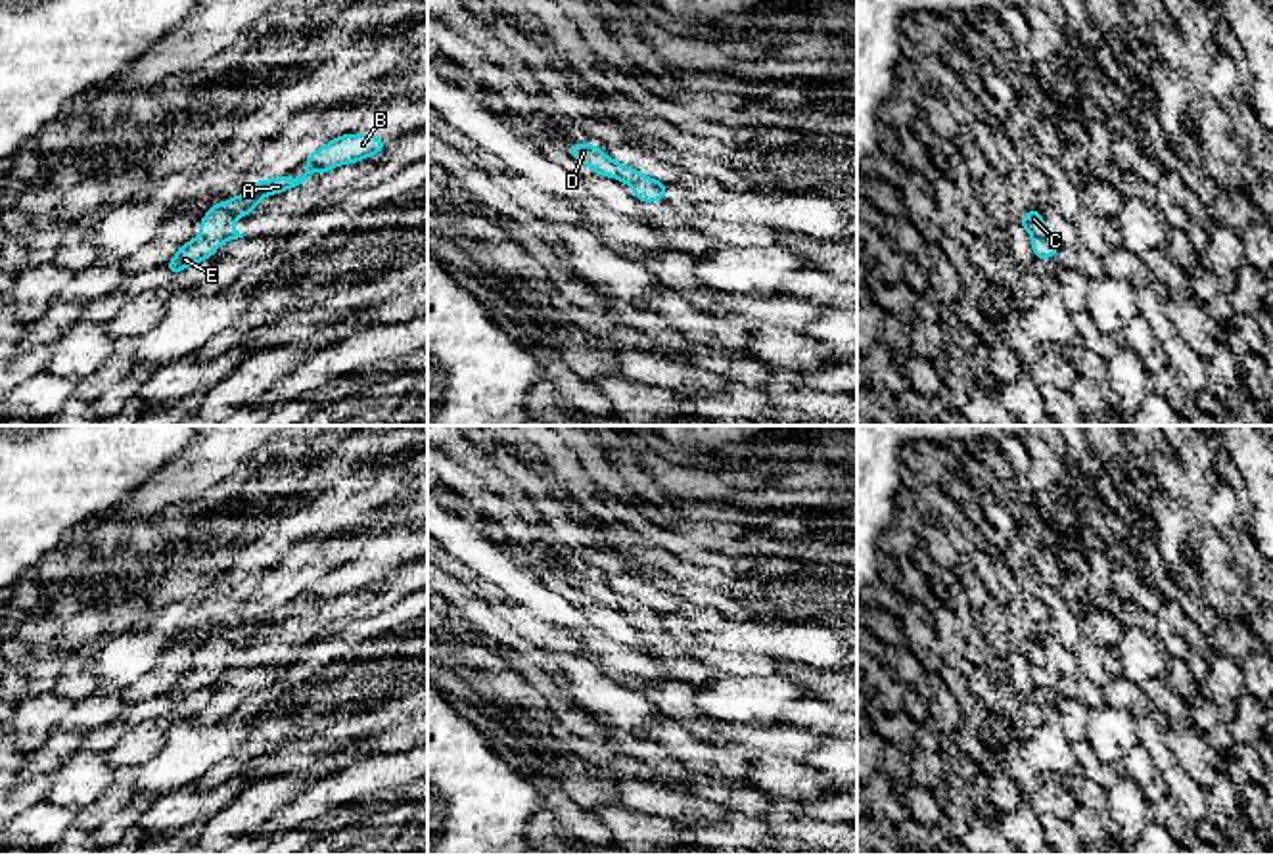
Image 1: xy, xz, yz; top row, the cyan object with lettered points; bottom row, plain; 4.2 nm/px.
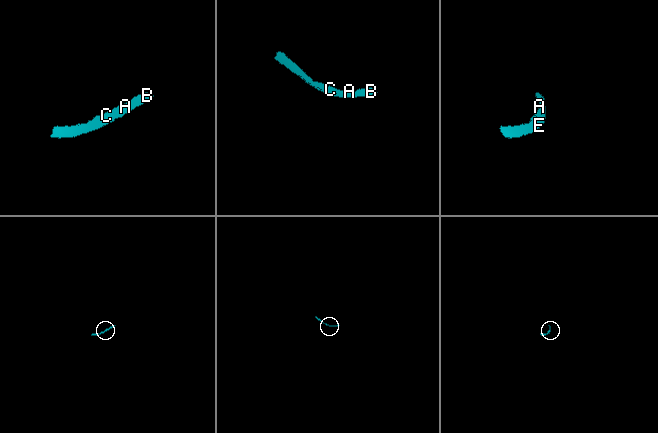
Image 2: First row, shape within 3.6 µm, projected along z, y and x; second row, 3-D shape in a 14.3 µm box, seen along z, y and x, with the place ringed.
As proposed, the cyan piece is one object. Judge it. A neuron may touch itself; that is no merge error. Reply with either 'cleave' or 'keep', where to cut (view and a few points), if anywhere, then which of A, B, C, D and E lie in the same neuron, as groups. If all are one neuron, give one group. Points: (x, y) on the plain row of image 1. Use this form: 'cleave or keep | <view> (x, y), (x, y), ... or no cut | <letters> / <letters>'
keep | no cut | A B C D E

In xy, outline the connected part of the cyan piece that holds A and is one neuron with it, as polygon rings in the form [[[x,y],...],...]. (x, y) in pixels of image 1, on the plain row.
[[[343,564],[314,579],[305,590],[305,602],[297,608],[278,606],[268,610],[253,610],[247,623],[228,627],[224,633],[215,633],[199,652],[199,665],[182,673],[167,698],[171,704],[182,702],[188,696],[211,688],[217,679],[230,669],[243,667],[234,650],[255,640],[263,627],[282,623],[291,617],[301,617],[309,604],[320,606],[336,596],[364,590],[374,583],[383,583],[385,569],[370,564]]]

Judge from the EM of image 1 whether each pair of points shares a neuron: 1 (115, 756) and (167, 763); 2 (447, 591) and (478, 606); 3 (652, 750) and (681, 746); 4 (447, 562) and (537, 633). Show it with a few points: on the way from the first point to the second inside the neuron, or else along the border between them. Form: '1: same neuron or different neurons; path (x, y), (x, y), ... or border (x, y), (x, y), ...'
1: different neurons; border (175, 723), (167, 742), (135, 767)
2: same neuron; path (455, 593), (470, 606)
3: different neurons; border (641, 735), (656, 740), (694, 773)
4: same neuron; path (470, 577), (514, 614)

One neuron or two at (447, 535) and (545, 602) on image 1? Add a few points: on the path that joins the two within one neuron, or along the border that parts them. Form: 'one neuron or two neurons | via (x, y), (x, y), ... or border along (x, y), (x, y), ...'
one neuron | via (472, 547), (489, 556), (520, 587)

